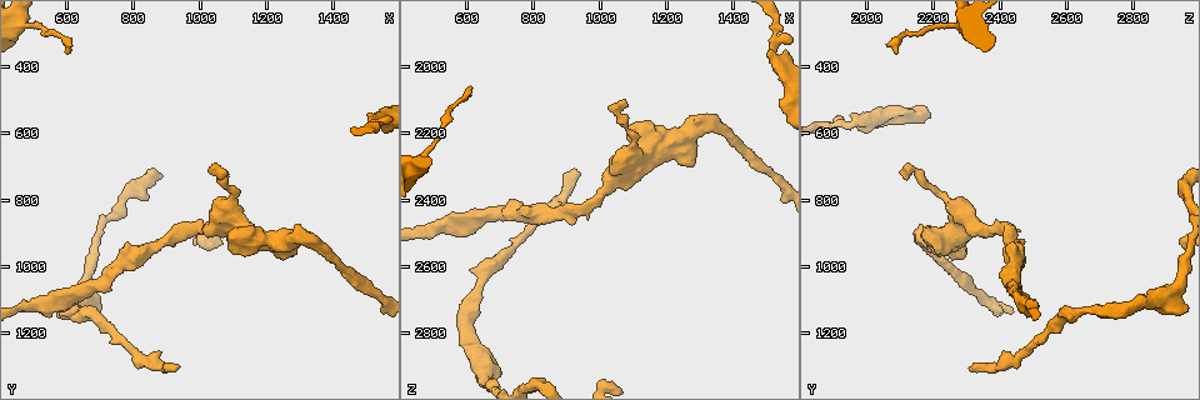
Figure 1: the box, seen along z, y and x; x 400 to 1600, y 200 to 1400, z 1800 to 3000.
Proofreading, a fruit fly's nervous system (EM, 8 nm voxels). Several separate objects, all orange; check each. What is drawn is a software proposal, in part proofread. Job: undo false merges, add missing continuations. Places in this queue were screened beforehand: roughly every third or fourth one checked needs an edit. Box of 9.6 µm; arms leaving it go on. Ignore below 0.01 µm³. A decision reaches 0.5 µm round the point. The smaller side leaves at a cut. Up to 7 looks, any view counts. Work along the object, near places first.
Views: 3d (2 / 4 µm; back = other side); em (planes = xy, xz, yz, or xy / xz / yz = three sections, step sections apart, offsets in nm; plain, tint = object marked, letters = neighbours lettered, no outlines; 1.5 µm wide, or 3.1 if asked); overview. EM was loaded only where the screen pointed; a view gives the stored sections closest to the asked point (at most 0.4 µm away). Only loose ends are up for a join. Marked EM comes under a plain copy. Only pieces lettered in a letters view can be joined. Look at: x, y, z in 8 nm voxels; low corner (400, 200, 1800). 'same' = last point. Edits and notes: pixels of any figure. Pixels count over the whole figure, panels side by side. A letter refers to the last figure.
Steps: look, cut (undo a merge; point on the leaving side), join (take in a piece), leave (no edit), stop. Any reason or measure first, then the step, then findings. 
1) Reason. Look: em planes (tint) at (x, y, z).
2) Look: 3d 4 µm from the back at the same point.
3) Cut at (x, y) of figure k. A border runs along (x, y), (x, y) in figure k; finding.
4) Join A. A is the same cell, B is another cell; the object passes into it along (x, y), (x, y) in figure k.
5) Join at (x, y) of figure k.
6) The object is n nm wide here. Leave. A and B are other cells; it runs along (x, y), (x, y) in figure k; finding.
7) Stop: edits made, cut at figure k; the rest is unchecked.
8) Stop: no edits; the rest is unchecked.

Branch stops here. Look: em planes (letters) at (1540, 540, 2120).

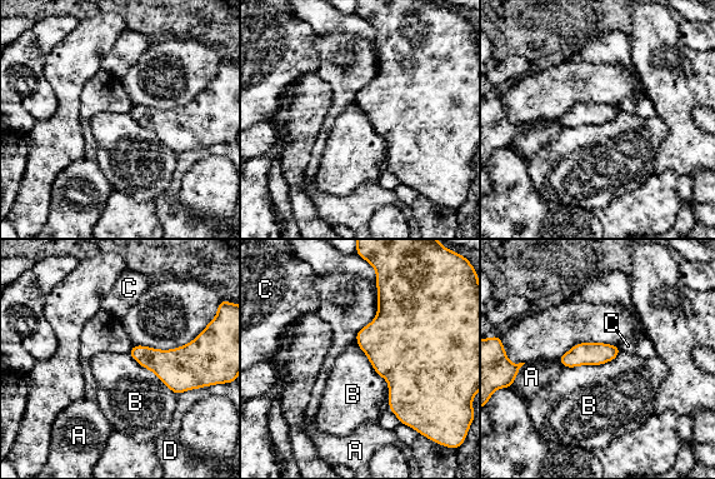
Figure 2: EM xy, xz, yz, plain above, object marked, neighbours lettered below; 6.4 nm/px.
Leave. A, B, C and D are other cells; a border runs along (620, 352), (600, 364), (565, 368) in figure 2; no lettered piece goes on from it.

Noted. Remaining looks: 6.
Free end. Look: 3d 4 µm at (1020, 700, 2120).

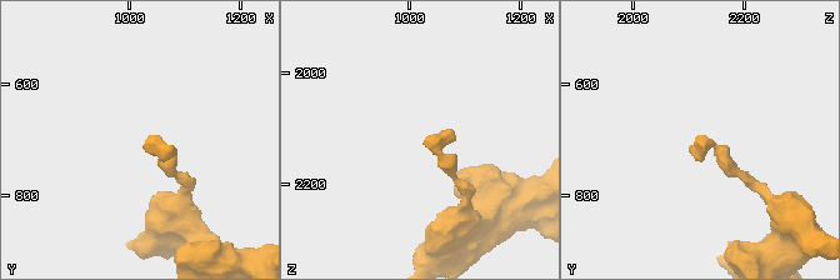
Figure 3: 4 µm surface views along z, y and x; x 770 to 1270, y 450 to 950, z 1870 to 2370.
Now the EM. Look: em planes (letters) at (1030, 705, 2125).

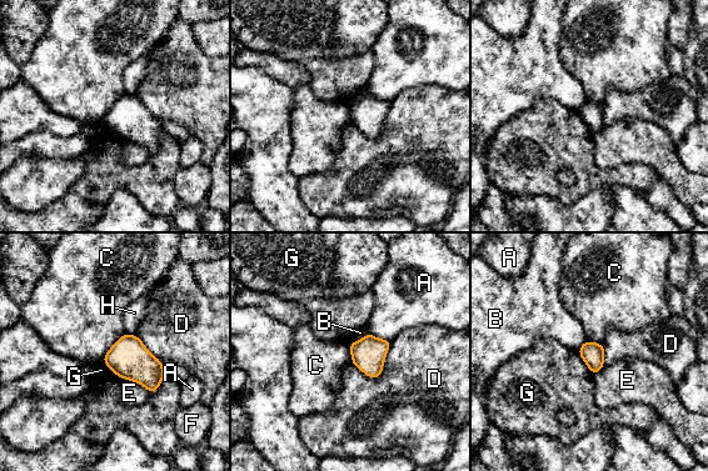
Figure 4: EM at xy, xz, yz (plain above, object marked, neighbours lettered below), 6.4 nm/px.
Leave. A, B, C, D, E, F, G and H are other cells; a border runs along (125, 331), (101, 359) in figure 4; no lettered piece goes on from it.

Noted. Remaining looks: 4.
Thin end. Look: em yz step 4 (letters) at (600, 360, 2100).

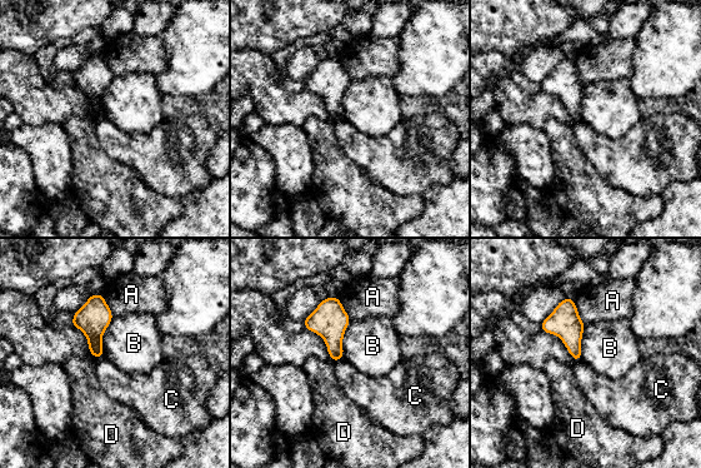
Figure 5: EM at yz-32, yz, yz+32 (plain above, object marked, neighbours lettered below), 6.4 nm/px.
Look: em planes (letters) at the same point.

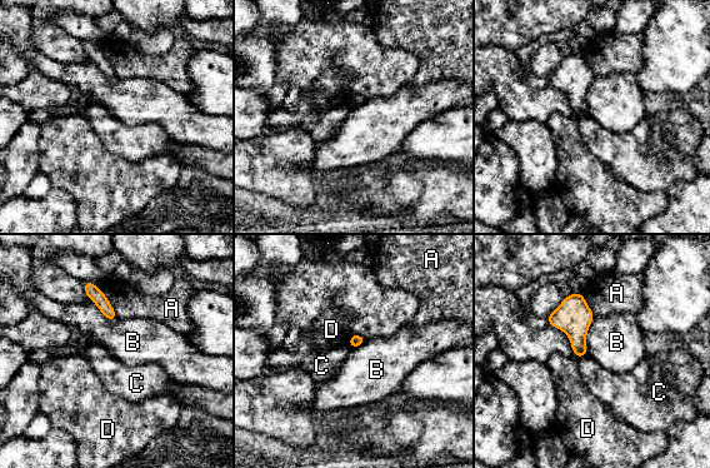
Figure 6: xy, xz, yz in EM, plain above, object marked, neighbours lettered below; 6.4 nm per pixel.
The longest contact is with B, 240 nm. Leave. A, B, C and D are other cells; no lettered piece goes on from it.

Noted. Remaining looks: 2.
Stop: no edits; the rest is unchecked.

